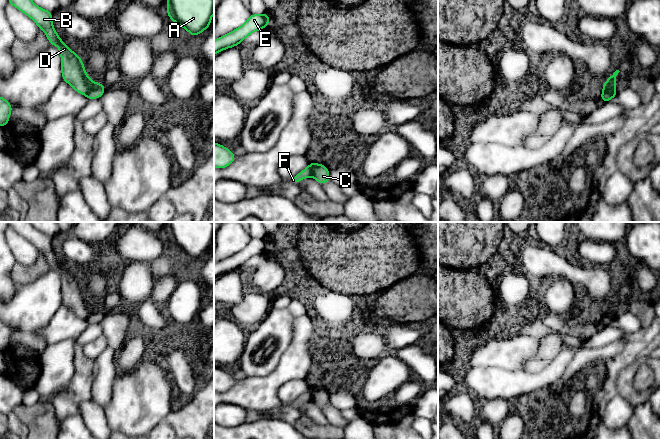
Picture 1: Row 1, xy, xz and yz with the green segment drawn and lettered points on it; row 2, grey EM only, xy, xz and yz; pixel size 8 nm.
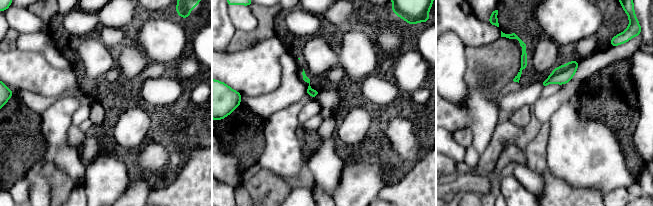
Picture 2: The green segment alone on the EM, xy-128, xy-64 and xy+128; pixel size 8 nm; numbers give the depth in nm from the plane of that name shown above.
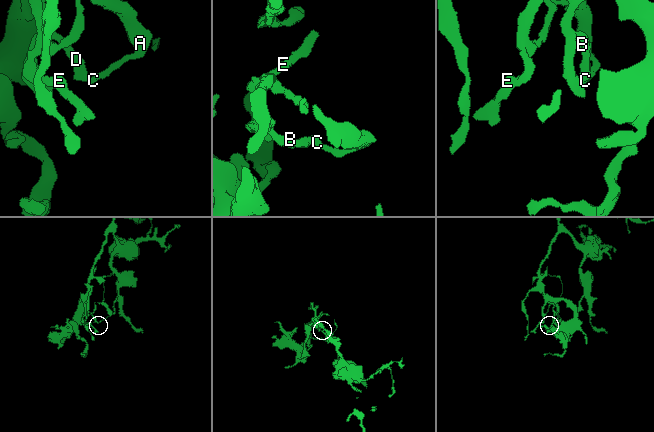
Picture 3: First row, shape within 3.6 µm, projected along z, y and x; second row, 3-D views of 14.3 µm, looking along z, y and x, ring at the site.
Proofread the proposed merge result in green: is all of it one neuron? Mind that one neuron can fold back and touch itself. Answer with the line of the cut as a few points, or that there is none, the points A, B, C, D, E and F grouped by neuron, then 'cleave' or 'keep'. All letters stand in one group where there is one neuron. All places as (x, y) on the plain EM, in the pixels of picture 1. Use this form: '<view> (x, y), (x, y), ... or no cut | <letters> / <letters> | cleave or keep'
yz (603, 310), (615, 315) | A C / B D E F | cleave

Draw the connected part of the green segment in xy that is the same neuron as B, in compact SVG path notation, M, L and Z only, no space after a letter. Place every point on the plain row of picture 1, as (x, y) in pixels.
M9 222L8 228L29 240L42 253L50 269L60 273L62 303L71 312L82 319L86 319L93 306L87 299L83 285L58 260L52 248L52 236L38 231L30 222Z

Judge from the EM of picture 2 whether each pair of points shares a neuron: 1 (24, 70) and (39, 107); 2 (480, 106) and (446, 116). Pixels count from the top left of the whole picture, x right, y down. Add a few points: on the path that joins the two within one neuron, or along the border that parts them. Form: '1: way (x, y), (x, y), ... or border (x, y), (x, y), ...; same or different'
1: border (20, 90), (56, 96); different
2: way (472, 114), (468, 116), (454, 116); same

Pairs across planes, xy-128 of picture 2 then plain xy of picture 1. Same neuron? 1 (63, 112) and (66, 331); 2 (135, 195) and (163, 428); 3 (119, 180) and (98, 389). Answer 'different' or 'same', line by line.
1: different
2: different
3: same

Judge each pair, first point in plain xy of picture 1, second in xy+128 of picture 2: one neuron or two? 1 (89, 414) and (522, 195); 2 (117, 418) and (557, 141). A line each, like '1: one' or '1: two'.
1: two
2: one

